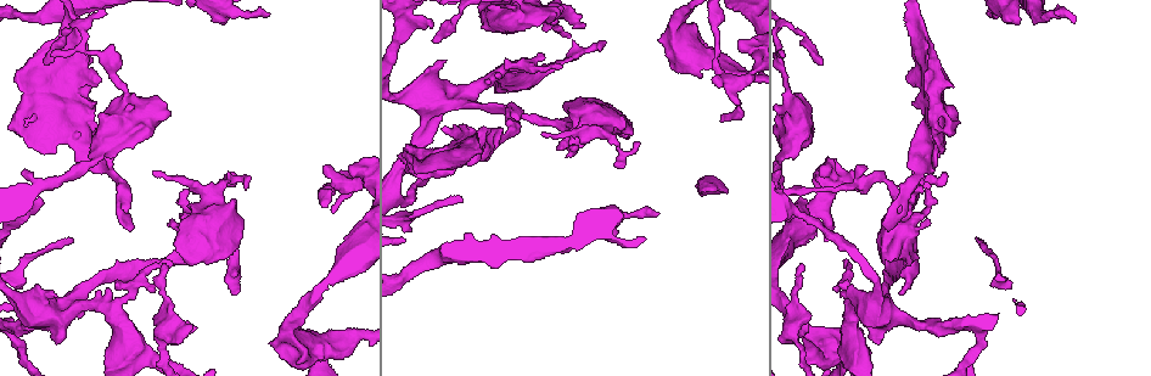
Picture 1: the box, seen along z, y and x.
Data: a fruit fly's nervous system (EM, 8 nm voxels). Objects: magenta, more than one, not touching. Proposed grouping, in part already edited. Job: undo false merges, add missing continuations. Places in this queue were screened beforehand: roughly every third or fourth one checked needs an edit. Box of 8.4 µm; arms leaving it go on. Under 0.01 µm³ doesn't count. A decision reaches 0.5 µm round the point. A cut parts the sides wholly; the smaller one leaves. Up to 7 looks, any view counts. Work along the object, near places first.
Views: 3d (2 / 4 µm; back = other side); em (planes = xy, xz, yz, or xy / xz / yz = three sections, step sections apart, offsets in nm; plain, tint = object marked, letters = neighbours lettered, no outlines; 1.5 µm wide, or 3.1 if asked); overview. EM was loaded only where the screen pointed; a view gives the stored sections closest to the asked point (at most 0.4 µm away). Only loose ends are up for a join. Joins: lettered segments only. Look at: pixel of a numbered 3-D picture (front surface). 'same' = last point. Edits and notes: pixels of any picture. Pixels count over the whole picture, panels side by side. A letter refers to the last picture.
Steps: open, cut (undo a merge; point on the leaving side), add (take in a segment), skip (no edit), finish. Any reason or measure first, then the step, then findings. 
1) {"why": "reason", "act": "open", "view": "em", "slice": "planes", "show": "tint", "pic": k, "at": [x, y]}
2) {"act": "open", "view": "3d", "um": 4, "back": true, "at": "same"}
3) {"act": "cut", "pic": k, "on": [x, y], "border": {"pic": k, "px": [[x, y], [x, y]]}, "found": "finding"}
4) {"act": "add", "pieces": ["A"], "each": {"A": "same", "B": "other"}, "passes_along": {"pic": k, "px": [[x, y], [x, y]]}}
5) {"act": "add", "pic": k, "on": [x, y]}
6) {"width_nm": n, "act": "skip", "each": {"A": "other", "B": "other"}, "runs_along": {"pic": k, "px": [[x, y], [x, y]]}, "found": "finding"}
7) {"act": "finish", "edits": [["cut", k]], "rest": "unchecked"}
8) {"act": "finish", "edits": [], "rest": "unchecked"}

{"why": "thin neck", "act": "open", "view": "em", "slice": "planes", "show": "letters", "pic": 1, "at": [729, 80]}

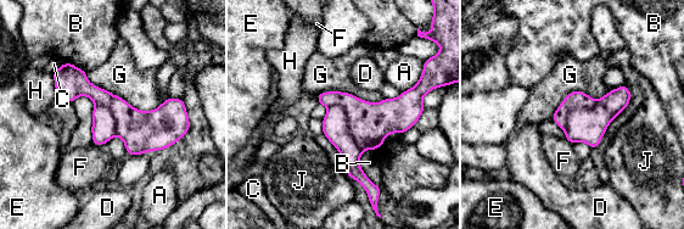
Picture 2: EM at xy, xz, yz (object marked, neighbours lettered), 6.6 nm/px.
{"act": "cut", "pic": 2, "on": [335, 127], "each": {"A": "other", "B": "other", "C": "other", "D": "other", "E": "other", "F": "other", "G": "other", "H": "other", "J": "other"}, "border": {"pic": 2, "px": [[328, 106], [345, 111], [363, 150]]}, "found": "two cells meet here"}

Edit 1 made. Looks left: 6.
{"act": "open", "view": "overview"}

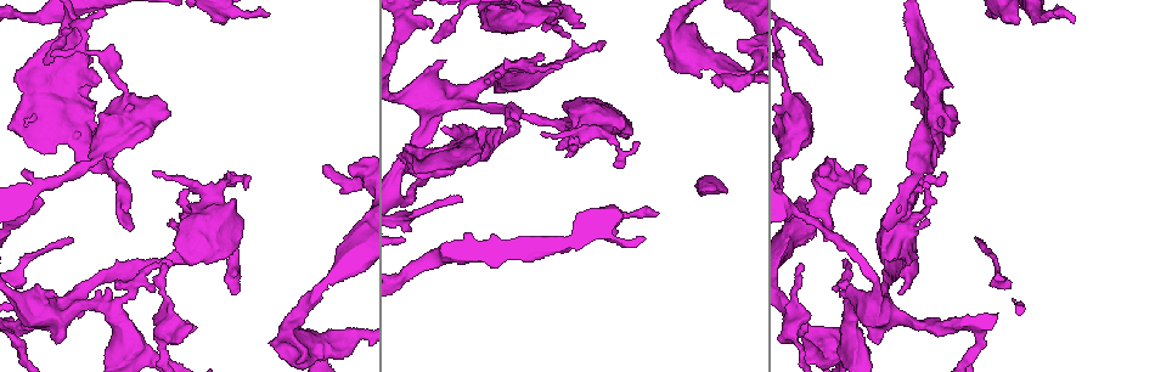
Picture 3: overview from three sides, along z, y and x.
{"why": "thin end", "act": "open", "view": "em", "slice": "xy", "step": 4, "show": "letters", "pic": 3, "at": [162, 266]}

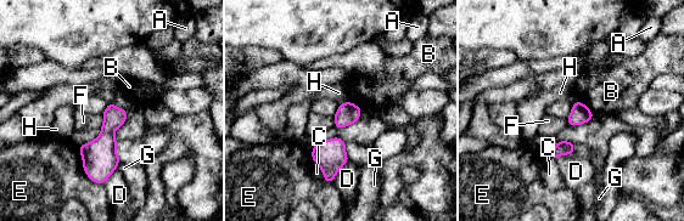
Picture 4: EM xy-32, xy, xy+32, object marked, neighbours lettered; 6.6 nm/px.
{"act": "open", "view": "em", "slice": "planes", "show": "letters", "at": "same"}

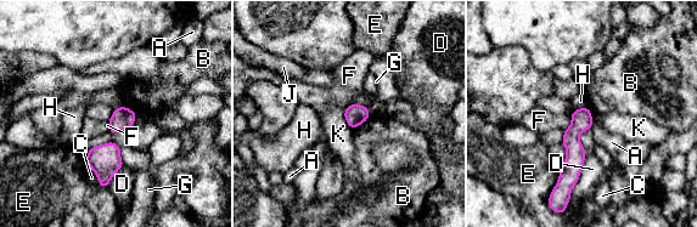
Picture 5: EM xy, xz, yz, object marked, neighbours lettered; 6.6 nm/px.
{"act": "skip", "each": {"A": "other", "B": "other", "C": "other", "D": "other", "E": "other", "F": "other", "G": "other", "H": "other", "J": "other", "K": "other"}, "border": {"pic": 5, "px": [[344, 108], [344, 120], [353, 129]]}, "found": "none of them fits"}

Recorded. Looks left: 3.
{"why": "abrupt turn", "act": "open", "view": "em", "slice": "planes", "show": "plain", "pic": 3, "at": [234, 253]}

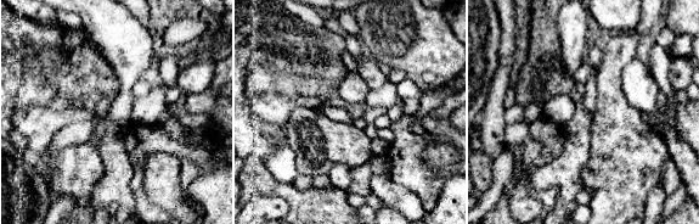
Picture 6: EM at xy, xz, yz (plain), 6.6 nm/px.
{"act": "open", "view": "em", "slice": "planes", "show": "letters", "at": "same"}

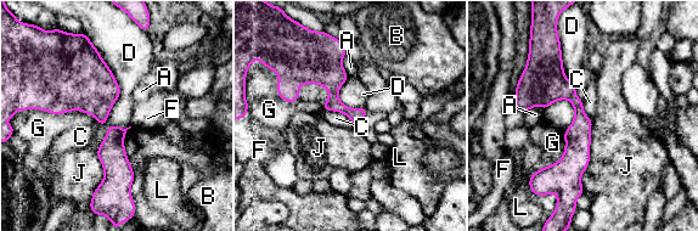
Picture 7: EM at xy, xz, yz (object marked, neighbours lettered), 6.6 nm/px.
{"width_nm": 100, "act": "skip", "each": {"A": "other", "B": "other", "C": "other", "D": "other", "F": "other", "G": "other", "J": "other", "L": "other"}, "border": {"pic": 7, "px": [[322, 108], [342, 112], [353, 124]]}, "found": "continuous, no second cell"}

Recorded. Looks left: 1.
{"act": "finish", "edits": [["cut", 2]], "rest": "unchecked"}

